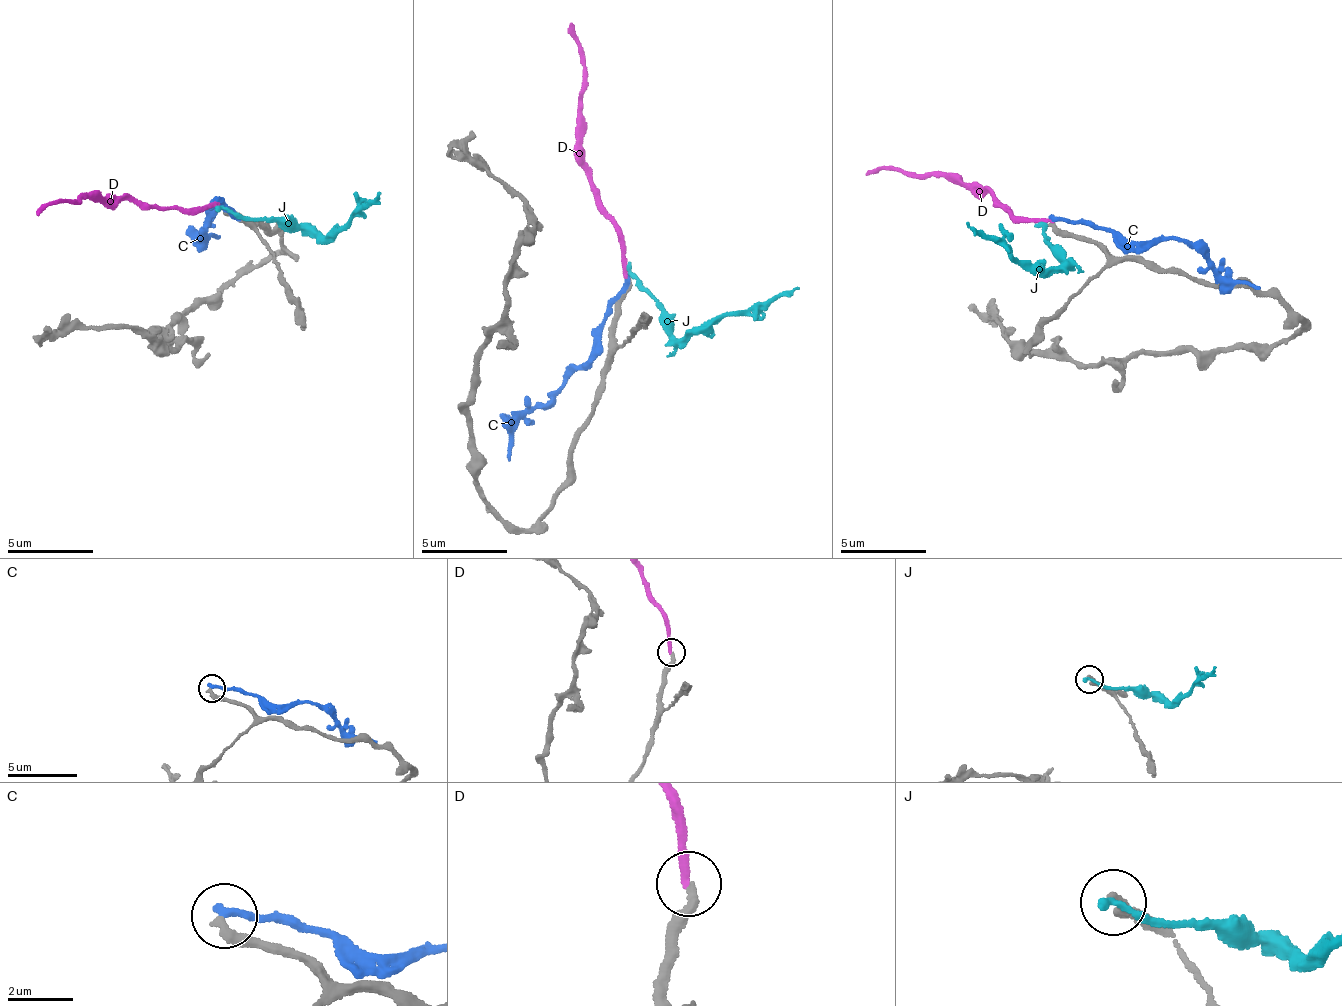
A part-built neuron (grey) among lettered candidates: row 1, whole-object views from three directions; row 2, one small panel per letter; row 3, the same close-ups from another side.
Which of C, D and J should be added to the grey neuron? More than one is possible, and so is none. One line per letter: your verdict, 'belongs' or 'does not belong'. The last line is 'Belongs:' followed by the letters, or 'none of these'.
C: does not belong
D: belongs
J: does not belong
Belongs: D

